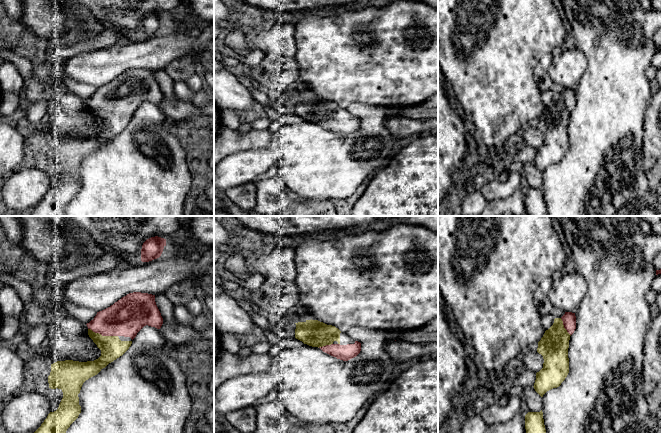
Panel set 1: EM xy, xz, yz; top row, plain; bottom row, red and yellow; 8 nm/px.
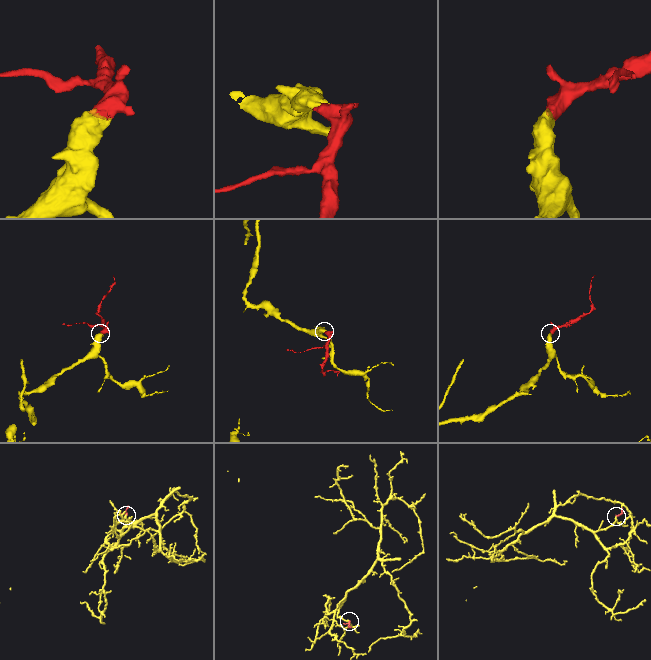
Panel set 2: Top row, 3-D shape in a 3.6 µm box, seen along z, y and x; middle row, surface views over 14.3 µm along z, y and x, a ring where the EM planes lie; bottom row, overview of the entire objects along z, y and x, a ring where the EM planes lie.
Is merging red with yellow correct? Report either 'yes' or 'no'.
yes

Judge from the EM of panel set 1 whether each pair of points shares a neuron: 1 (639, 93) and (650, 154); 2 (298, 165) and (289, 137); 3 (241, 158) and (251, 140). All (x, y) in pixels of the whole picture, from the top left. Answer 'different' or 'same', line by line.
1: different
2: same
3: different

